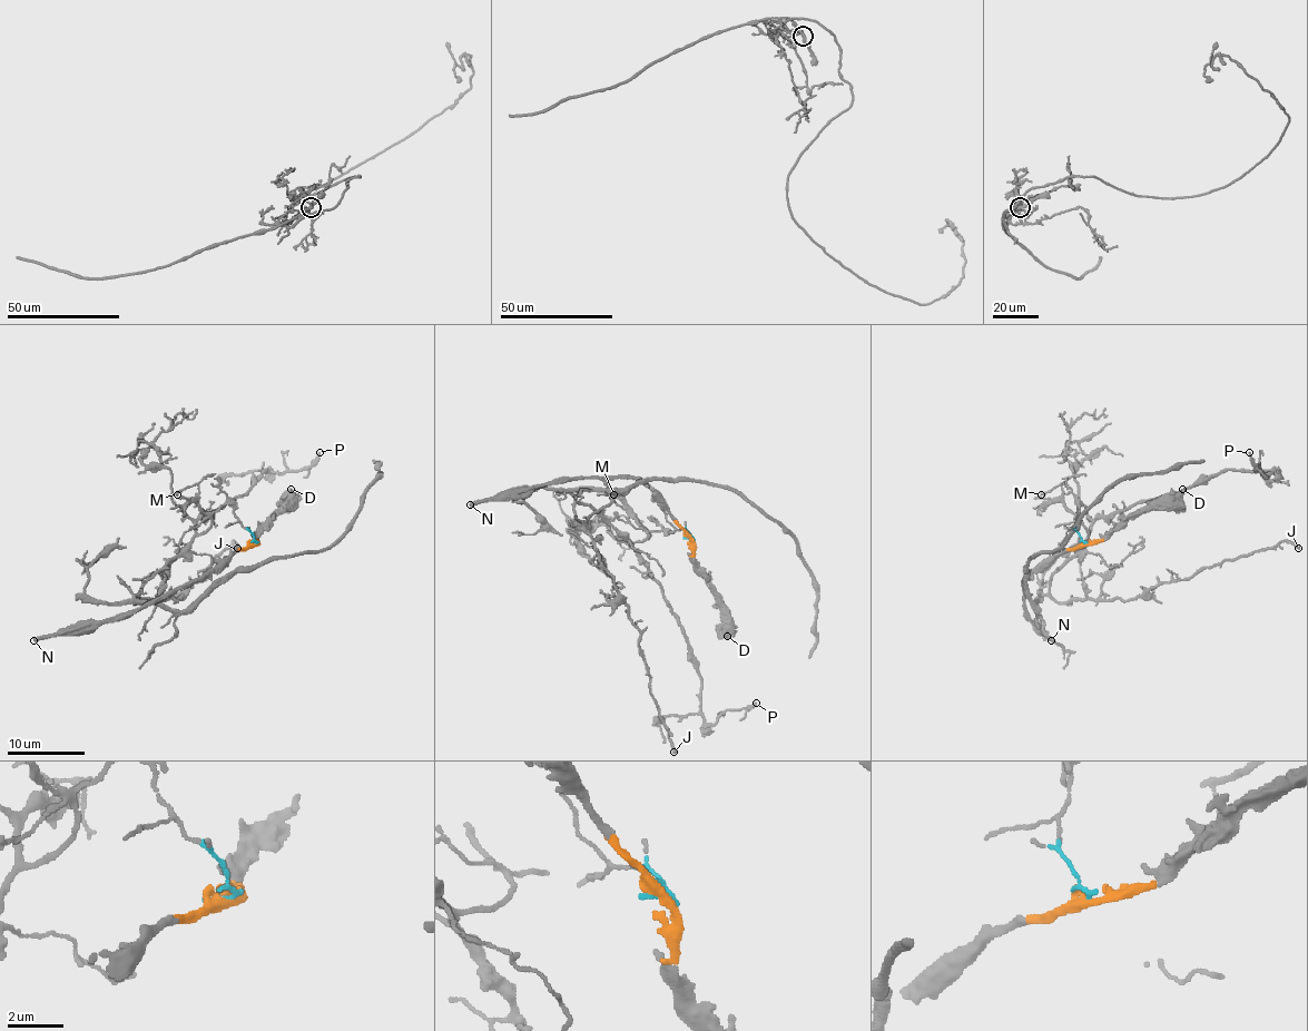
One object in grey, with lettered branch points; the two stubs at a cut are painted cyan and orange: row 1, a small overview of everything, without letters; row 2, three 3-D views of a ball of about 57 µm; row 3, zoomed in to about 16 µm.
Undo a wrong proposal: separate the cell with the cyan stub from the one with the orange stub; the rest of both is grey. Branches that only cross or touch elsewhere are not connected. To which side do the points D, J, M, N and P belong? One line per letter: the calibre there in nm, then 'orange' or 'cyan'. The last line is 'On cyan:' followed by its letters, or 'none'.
D: 320 nm thick; orange
J: 220 nm thick; cyan
M: 100 nm thick; cyan
N: 360 nm thick; orange
P: 180 nm thick; cyan
On cyan: J, M, P

